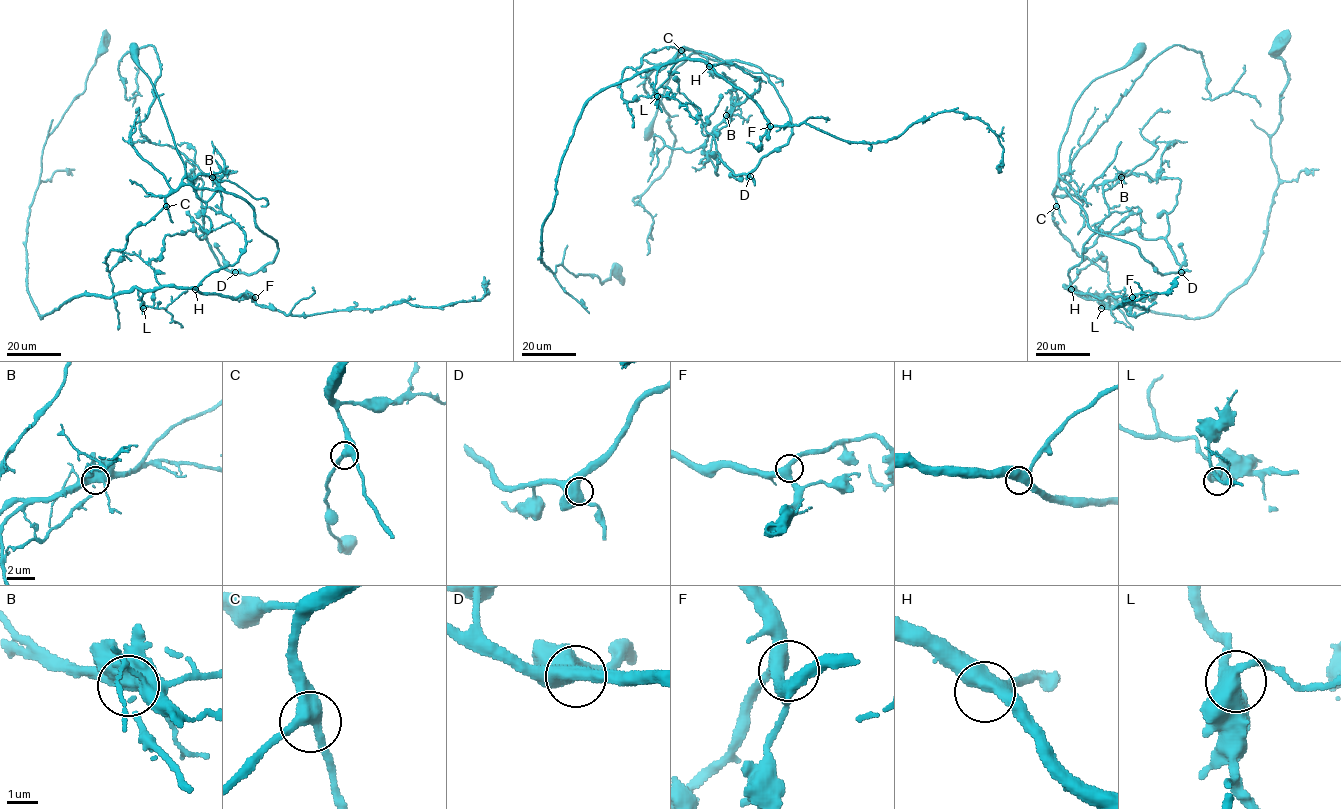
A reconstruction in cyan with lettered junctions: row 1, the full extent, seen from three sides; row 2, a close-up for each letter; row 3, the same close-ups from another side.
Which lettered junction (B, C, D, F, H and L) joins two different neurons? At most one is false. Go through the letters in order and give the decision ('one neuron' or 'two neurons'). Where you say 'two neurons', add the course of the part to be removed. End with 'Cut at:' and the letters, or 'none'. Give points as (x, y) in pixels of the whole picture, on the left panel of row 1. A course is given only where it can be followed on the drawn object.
B: two neurons; foreign part runs (212, 177), (245, 234), (232, 265), (196, 287), (78, 295), (39, 316), (26, 248), (42, 150), (105, 30)
C: one neuron
D: one neuron
F: one neuron
H: one neuron
L: one neuron
Cut at: B

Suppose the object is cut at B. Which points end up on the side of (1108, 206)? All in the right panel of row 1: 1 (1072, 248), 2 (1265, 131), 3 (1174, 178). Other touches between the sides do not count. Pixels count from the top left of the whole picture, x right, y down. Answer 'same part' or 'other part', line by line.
1: other part
2: same part
3: other part

